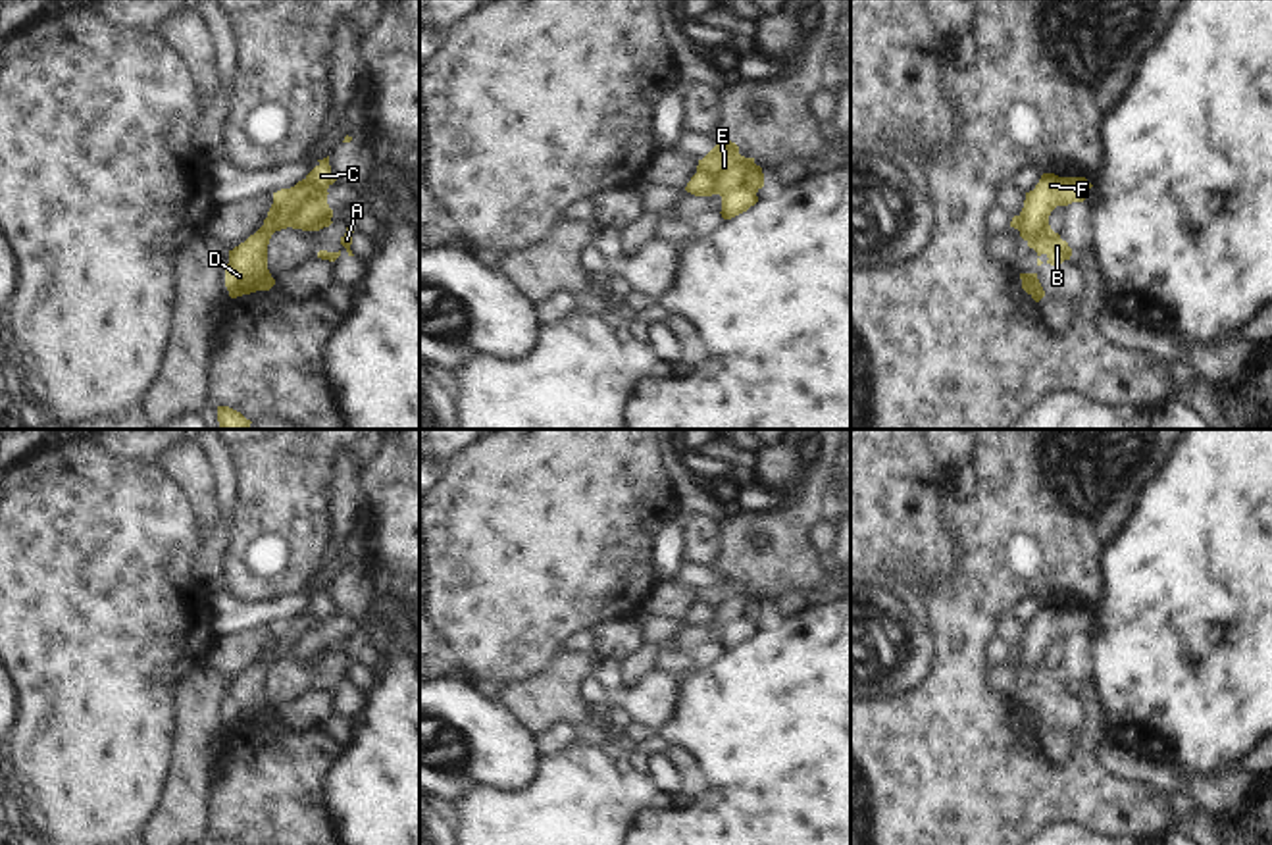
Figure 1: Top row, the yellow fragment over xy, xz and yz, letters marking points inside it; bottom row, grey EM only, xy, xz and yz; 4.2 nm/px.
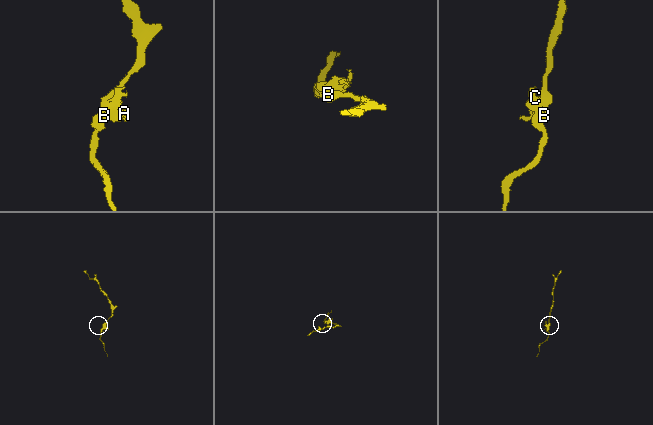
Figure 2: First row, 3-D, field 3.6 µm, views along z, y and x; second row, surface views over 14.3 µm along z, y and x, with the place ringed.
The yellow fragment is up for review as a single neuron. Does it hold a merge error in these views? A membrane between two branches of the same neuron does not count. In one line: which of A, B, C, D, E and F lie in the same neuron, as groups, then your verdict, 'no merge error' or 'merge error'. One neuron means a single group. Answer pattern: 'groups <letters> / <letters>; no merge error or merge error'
groups A B C D E F; no merge error

